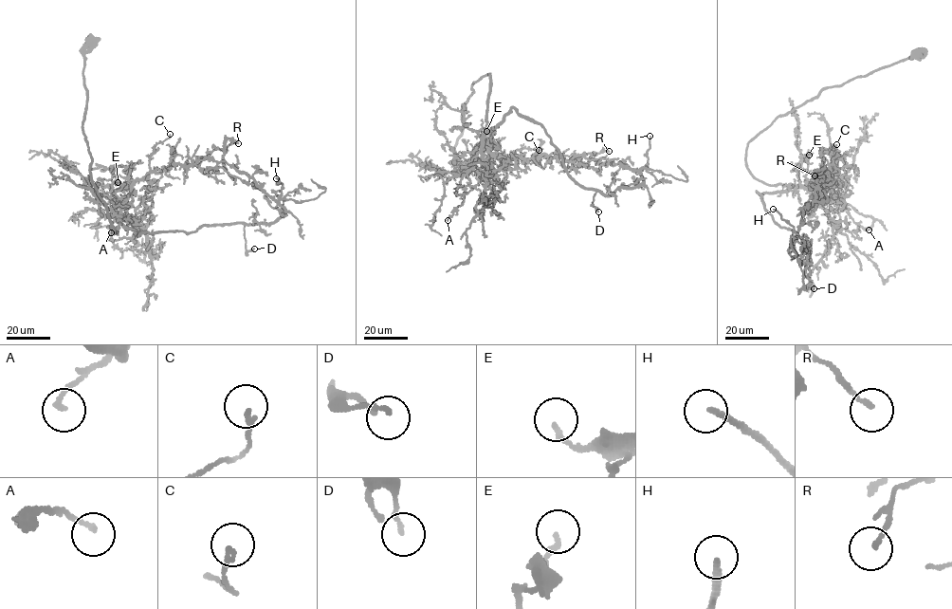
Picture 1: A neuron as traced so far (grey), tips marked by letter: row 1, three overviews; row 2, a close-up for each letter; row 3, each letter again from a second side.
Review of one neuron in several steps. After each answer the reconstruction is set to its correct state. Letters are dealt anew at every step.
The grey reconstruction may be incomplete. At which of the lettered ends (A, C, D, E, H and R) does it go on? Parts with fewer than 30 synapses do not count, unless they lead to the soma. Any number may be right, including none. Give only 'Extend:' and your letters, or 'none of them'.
Extend: H

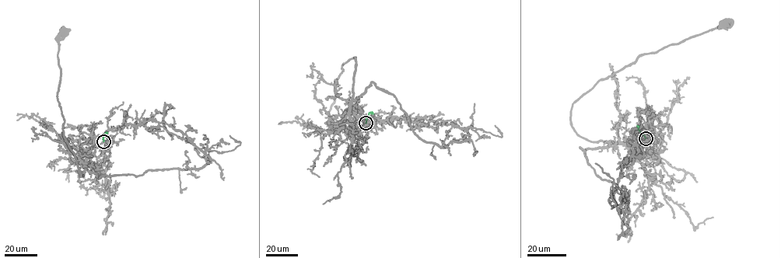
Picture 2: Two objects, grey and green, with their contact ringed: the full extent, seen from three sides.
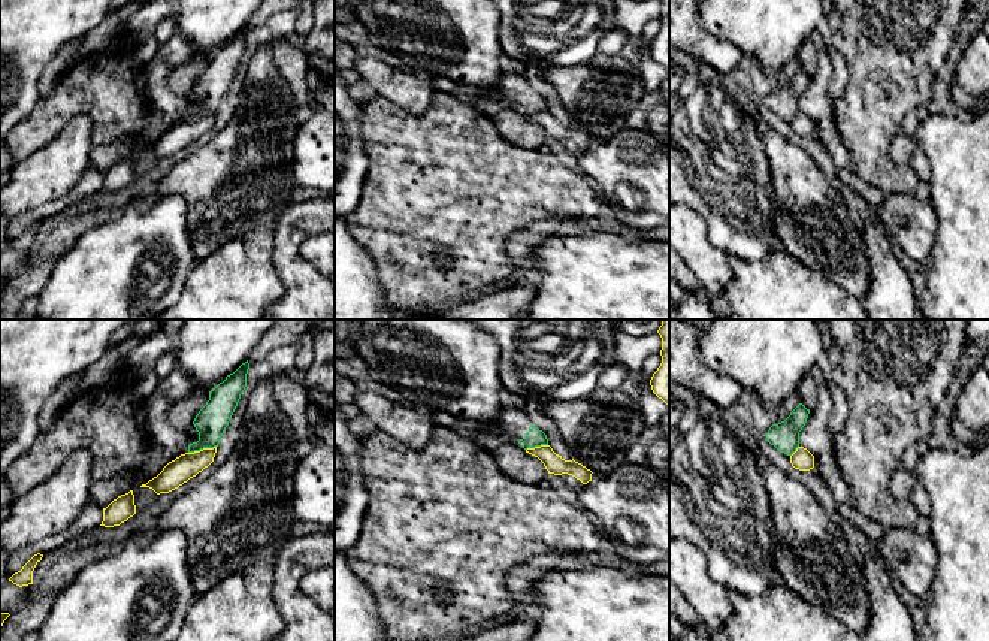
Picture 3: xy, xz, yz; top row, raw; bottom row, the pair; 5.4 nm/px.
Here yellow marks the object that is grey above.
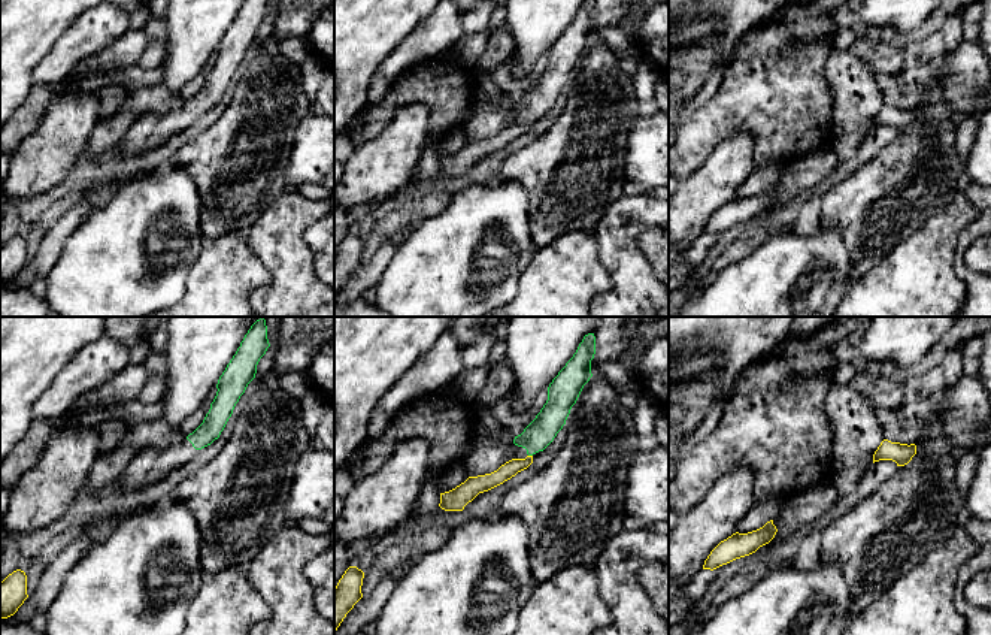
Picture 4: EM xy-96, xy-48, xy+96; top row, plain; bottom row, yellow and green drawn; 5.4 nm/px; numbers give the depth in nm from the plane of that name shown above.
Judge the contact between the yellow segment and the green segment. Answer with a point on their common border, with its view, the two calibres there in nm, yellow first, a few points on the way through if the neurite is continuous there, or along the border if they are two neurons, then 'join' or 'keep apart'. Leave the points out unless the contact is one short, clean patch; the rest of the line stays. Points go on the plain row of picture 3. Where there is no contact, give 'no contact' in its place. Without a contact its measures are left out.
xy (203, 114) | 140/170 nm | along xy (215, 111), (188, 118) | keep apart

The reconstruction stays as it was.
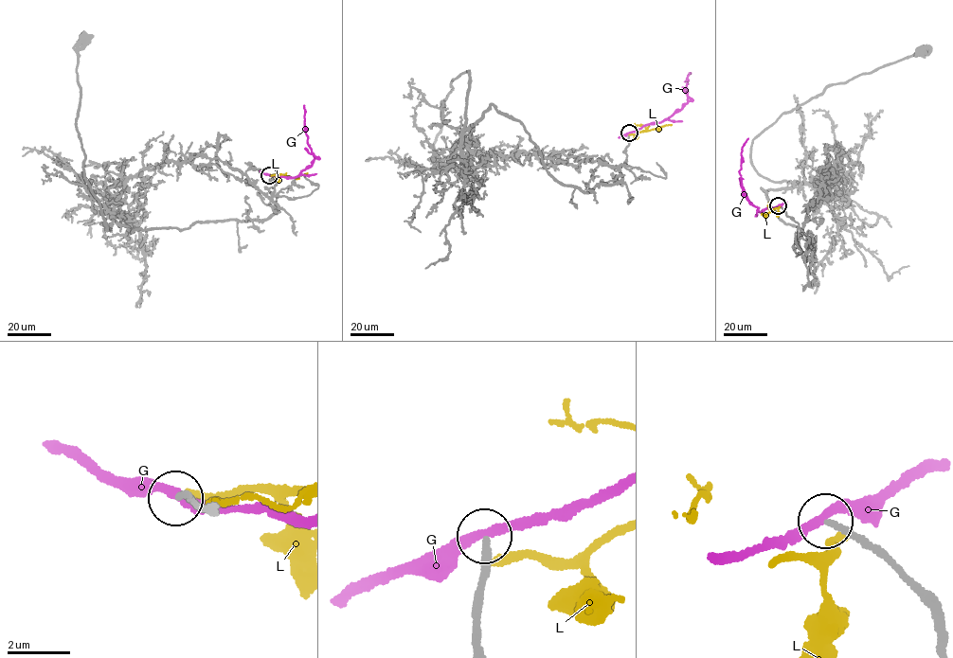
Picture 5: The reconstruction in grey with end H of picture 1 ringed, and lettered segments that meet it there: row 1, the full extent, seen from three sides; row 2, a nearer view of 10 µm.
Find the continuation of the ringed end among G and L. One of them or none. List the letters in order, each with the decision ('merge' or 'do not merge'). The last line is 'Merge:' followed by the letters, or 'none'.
G: do not merge
L: do not merge
Merge: none

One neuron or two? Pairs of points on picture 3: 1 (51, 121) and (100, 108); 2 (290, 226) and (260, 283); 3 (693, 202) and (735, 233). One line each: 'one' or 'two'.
1: one
2: two
3: one

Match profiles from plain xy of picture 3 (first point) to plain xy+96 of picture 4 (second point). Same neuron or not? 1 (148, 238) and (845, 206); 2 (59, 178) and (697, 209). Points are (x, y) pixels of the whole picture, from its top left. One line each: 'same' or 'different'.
1: different
2: same

